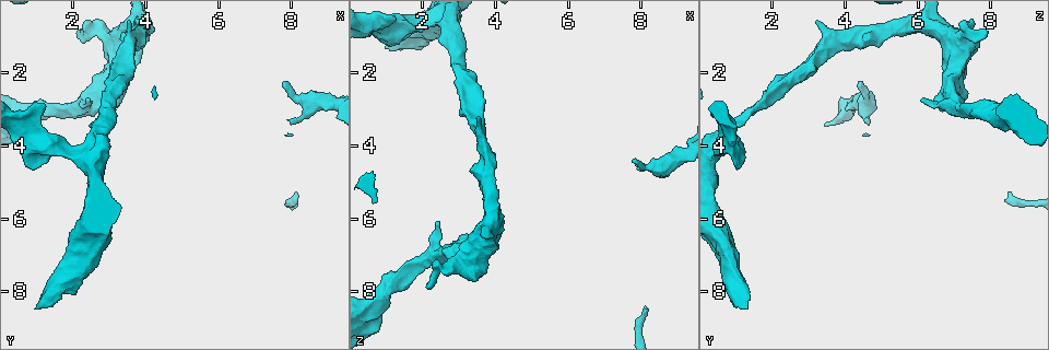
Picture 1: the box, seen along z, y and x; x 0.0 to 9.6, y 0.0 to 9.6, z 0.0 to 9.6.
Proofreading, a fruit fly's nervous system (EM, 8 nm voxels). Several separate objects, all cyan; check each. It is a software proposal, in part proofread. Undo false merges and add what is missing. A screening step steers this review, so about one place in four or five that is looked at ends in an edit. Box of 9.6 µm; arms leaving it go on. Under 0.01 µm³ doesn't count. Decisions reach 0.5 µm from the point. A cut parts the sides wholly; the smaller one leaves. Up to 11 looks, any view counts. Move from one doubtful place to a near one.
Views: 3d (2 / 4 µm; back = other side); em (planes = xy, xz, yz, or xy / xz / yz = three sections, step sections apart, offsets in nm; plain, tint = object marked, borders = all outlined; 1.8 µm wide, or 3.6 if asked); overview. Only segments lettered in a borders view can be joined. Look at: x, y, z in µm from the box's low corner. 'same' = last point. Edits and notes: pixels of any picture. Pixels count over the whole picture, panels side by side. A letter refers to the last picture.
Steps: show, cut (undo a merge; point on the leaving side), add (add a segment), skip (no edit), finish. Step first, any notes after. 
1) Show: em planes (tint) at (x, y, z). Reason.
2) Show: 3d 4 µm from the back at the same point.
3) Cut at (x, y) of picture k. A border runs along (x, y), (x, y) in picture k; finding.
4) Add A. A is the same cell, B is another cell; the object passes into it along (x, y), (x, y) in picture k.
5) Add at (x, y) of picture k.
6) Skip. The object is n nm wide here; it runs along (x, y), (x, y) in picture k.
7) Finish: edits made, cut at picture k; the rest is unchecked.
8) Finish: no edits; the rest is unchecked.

Show: em xz step 16 (borders) at (8.15, 5.30, 8.50). End of a long branch.

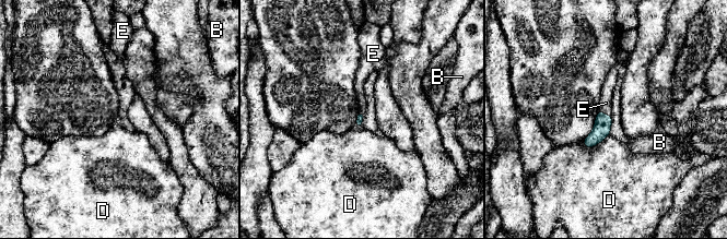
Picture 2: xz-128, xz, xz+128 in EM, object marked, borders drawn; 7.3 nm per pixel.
Show: em yz step 16 (borders) at the same point.

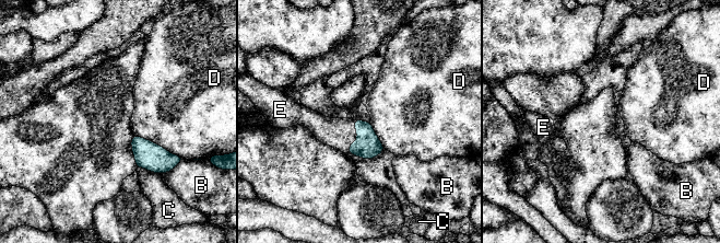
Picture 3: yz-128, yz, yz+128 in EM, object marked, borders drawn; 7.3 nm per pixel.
Add E. E is the same cell, B, C and D are other cells; the cell continues.

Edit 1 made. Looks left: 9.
Show: 3d 2 µm at (7.75, 2.20, 4.45). Branch stops here.

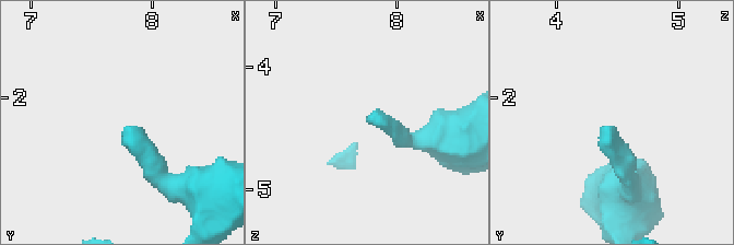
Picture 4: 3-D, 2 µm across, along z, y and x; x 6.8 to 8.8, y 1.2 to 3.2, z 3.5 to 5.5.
Show: em 3.6 µm planes (borders) at (7.78, 2.24, 4.40). Shape alone is not enough.

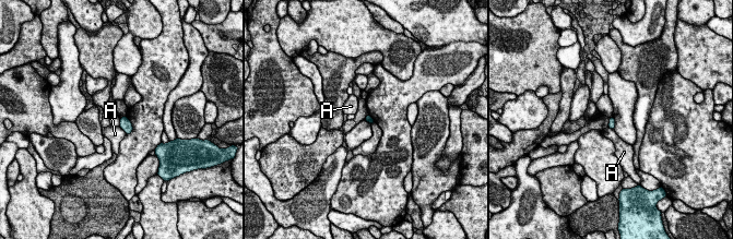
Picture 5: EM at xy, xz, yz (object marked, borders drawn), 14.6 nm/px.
Skip. The longest contact is with A, 180 nm; A is another cell; none of them fits.

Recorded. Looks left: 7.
Show: 3d 2 µm at (2.10, 0.80, 7.85). Free end.

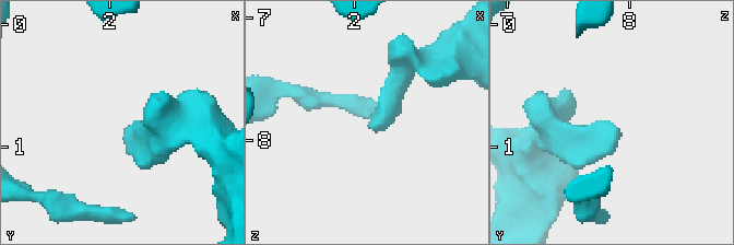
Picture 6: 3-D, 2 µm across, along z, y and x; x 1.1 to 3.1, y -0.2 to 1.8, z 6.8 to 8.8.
Show: em planes (borders) at (2.12, 0.86, 7.92).

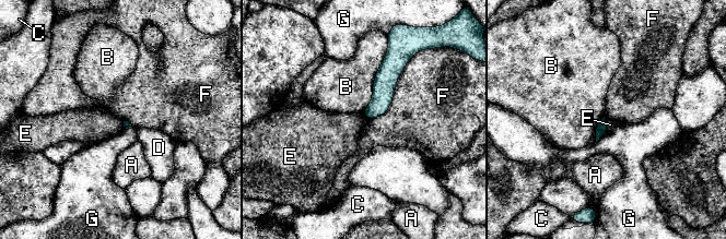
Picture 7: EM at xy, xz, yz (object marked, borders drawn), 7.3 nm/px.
Skip. A, B, C, D, E, F and G are other cells; it runs along (398, 63), (367, 115) in picture 7; no lettered segment goes on from it.

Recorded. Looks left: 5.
Show: em planes (borders) at (2.95, 2.40, 7.00). Branch point.

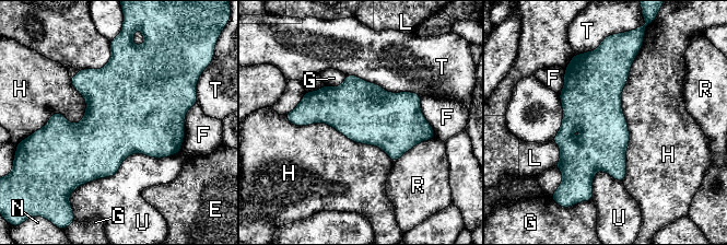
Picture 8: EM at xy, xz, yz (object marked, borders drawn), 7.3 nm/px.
Skip. E, F, G, H, L, N, R, T and U are other cells; a border runs along (637, 54), (621, 96), (622, 181) in picture 8; all the same cell.

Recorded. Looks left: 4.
Show: 3d 4 µm at (1.20, 8.35, 1.15). Thick turns thin.

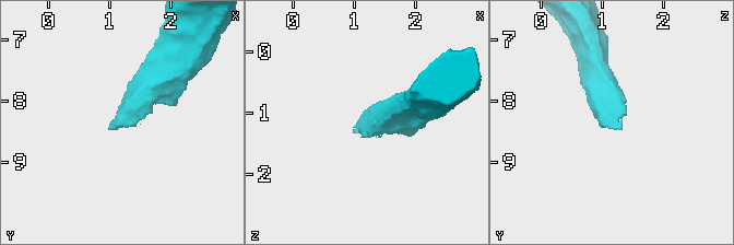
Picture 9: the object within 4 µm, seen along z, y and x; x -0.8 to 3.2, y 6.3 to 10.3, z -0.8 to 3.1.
Show: em 3.6 µm planes (tint) at (1.20, 8.30, 1.10). Now the EM.

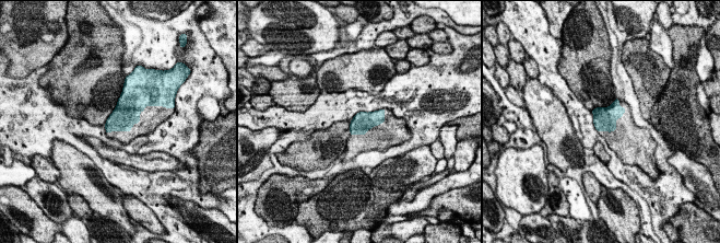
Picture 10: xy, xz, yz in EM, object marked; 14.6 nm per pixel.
Show: em 3.6 µm planes (borders) at the same point.

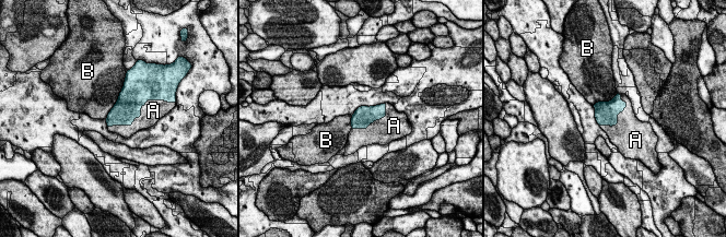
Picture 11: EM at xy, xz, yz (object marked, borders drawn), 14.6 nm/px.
Add A. The object is 300 nm wide here; A is the same cell, B is another cell; it goes on there.

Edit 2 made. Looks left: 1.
Finish: edits made, add at picture 3, add at picture 11; the rest is unchecked.

